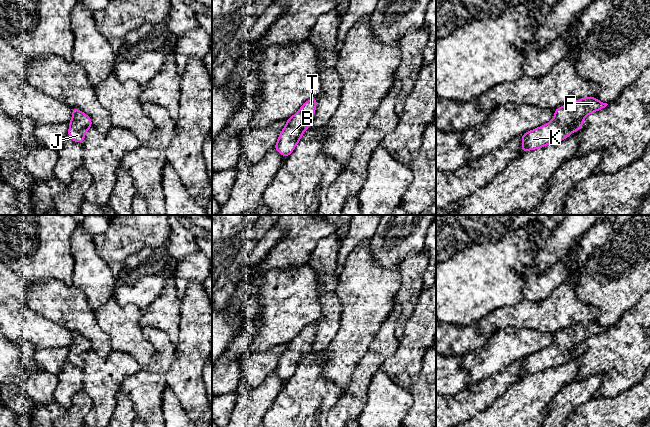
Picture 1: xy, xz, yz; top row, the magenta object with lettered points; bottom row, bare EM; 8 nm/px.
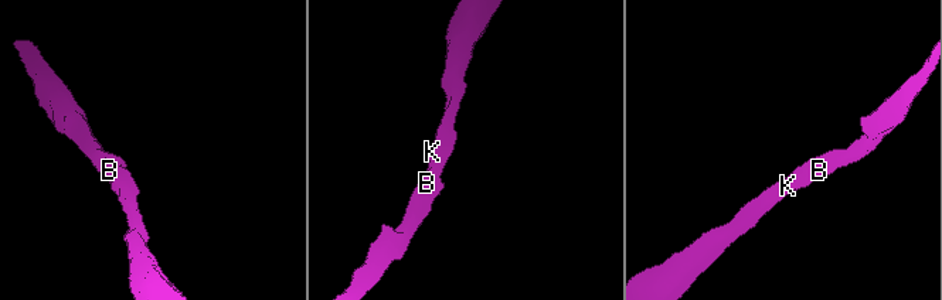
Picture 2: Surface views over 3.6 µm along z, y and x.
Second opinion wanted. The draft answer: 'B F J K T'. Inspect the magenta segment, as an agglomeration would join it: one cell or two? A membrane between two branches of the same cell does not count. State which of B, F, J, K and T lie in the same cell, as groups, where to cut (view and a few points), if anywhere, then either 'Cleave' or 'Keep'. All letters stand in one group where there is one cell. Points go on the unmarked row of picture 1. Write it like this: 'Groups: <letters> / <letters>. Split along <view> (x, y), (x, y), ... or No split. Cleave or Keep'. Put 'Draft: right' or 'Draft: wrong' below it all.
Groups: B F J K T. No split. Keep
Draft: right

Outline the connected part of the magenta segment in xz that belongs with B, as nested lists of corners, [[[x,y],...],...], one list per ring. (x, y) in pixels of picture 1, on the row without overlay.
[[[317,321],[304,326],[301,332],[289,343],[286,344],[285,351],[279,357],[278,364],[273,371],[283,381],[289,380],[299,367],[304,355],[311,349],[311,344],[315,339]]]

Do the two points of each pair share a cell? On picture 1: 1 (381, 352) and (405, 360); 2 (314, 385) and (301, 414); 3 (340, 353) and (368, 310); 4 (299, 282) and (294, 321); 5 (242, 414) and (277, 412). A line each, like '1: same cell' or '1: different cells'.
1: different cells
2: same cell
3: same cell
4: same cell
5: different cells

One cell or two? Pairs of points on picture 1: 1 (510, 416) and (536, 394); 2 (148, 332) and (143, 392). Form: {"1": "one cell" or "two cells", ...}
{"1": "one cell", "2": "one cell"}

